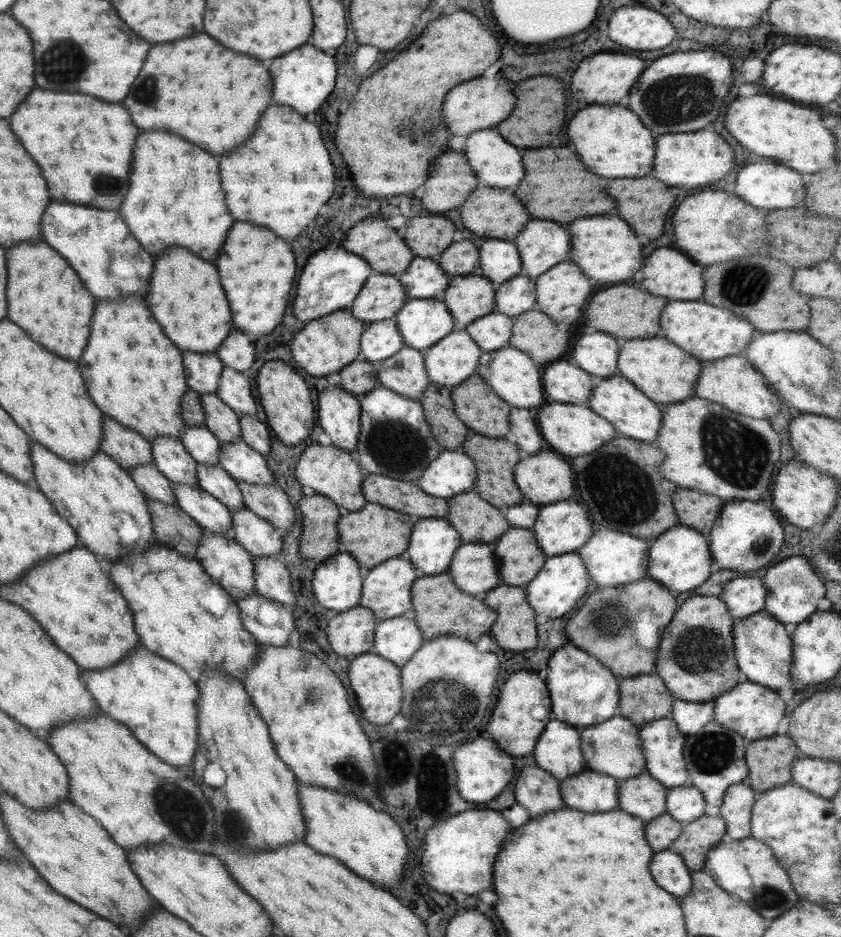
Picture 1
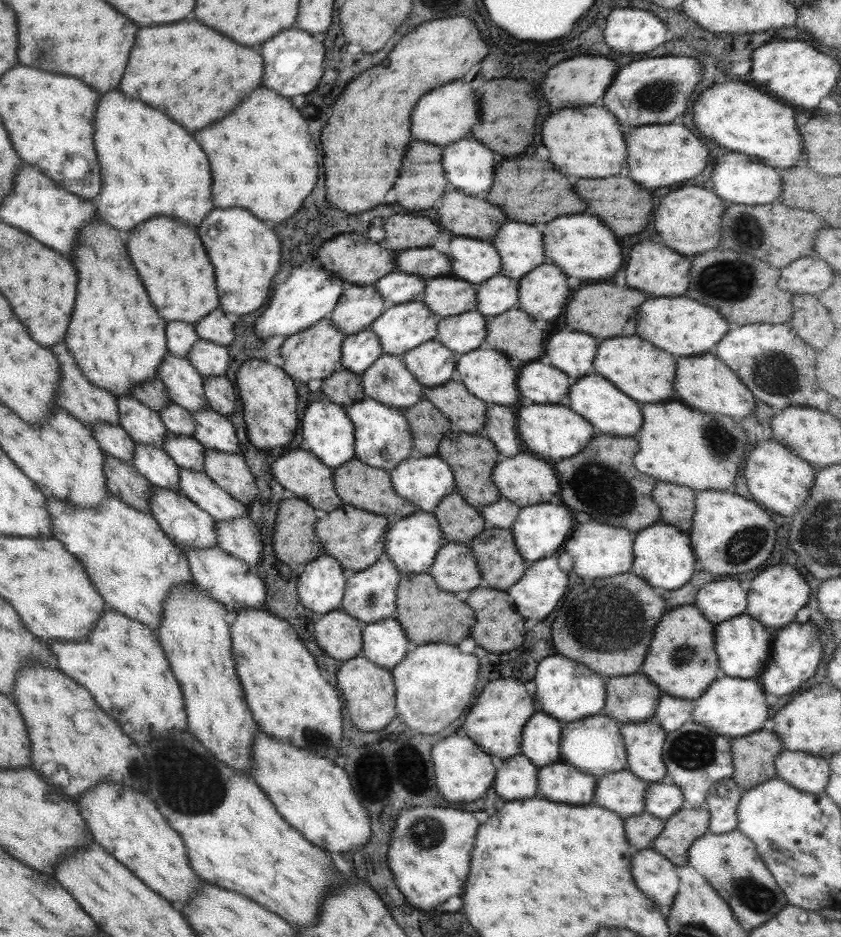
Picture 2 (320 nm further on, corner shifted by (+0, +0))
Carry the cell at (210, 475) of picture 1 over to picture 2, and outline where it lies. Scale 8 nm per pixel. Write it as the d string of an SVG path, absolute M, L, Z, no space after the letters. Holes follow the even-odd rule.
M165 433L162 438L164 439L161 449L179 468L202 472L203 446L200 442L190 436L179 436L171 433Z

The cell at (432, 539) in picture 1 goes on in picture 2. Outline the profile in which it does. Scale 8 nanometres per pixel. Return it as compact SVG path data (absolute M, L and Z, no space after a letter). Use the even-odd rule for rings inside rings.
M416 510L409 516L404 516L398 521L389 523L386 528L384 554L388 556L395 568L400 573L428 573L431 560L434 559L437 549L445 542L434 515Z

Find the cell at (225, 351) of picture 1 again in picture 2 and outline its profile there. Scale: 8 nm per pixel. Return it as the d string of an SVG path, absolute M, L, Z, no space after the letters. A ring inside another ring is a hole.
M215 308L193 325L199 339L227 347L233 341L233 324L231 322L233 320L225 318L225 314L219 308Z

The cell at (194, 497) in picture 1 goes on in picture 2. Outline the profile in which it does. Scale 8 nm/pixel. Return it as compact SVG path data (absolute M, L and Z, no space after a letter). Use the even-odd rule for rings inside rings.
M134 442L131 464L151 485L180 492L179 467L163 449Z

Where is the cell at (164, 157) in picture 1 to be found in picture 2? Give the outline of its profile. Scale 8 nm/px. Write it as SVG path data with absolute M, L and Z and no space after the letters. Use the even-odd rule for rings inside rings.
M111 90L99 98L93 122L93 148L102 181L96 214L101 221L111 224L117 230L131 230L135 224L155 214L165 214L173 218L181 218L179 214L183 214L185 224L197 226L199 220L213 208L209 192L209 164L205 154L193 142L193 138L175 122L171 122L163 112L143 104L141 100L127 98L119 90Z

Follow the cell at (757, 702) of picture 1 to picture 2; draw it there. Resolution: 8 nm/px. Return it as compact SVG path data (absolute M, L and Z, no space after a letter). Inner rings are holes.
M719 675L709 684L703 695L694 700L690 720L695 724L703 725L719 736L735 739L759 730L765 718L767 718L765 694L756 678L737 679Z

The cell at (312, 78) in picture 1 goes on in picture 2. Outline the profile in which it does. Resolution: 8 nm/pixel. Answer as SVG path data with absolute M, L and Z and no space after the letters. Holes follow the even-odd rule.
M293 28L281 30L271 40L265 40L261 44L259 54L263 56L261 84L285 98L311 92L323 72L323 46L321 46L321 42L315 42L305 31L301 32L301 30L293 30Z

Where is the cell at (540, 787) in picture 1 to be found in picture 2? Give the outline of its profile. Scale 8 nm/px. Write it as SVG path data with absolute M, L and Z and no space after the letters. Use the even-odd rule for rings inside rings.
M511 756L497 768L493 790L501 800L533 798L537 794L537 771L538 767L529 764L526 756Z

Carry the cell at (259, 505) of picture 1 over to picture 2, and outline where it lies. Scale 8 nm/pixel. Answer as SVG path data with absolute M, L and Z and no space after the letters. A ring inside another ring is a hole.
M203 447L202 472L245 506L258 495L253 476L239 452L226 453Z

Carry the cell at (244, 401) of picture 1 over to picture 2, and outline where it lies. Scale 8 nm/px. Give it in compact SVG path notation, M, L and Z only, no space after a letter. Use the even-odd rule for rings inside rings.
M205 339L195 340L191 345L186 359L190 365L202 376L225 376L229 356L224 346L207 342Z

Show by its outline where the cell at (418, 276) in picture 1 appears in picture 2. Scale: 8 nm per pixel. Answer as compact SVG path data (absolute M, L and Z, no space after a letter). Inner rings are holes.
M391 272L374 282L375 290L383 299L386 307L394 304L421 301L423 298L423 280L414 274Z

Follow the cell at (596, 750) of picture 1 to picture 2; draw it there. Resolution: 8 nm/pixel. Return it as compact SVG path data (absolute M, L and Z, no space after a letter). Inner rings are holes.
M591 715L567 722L560 728L559 762L599 779L605 773L627 769L626 752L619 732L620 724L607 715Z

